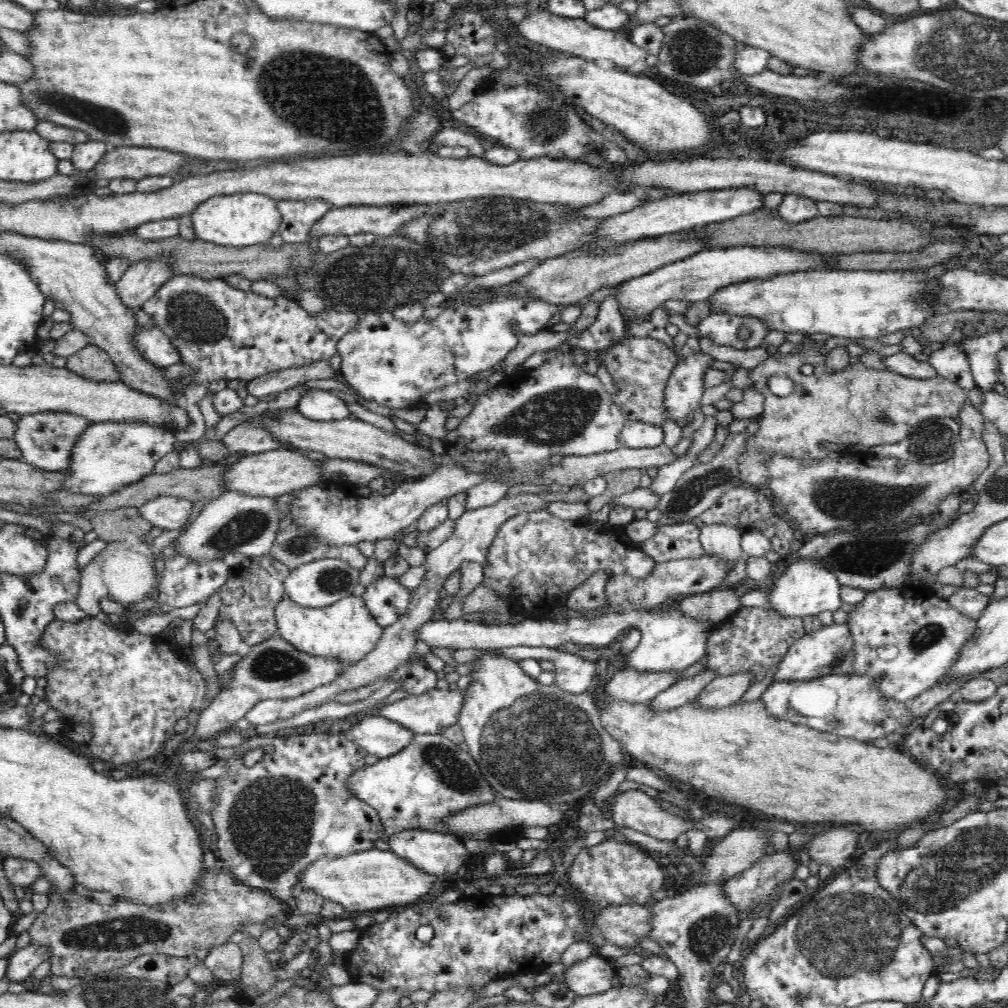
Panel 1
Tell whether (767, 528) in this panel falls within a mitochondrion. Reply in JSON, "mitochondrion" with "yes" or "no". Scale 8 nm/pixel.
{"mitochondrion":"no"}

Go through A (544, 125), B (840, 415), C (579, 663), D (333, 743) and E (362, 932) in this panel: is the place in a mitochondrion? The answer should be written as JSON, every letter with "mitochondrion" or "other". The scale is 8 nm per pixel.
{"A":"mitochondrion","B":"mitochondrion","C":"other","D":"other","E":"other"}

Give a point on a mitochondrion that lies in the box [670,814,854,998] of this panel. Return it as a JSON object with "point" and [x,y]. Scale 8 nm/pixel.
{"point":[707,935]}

